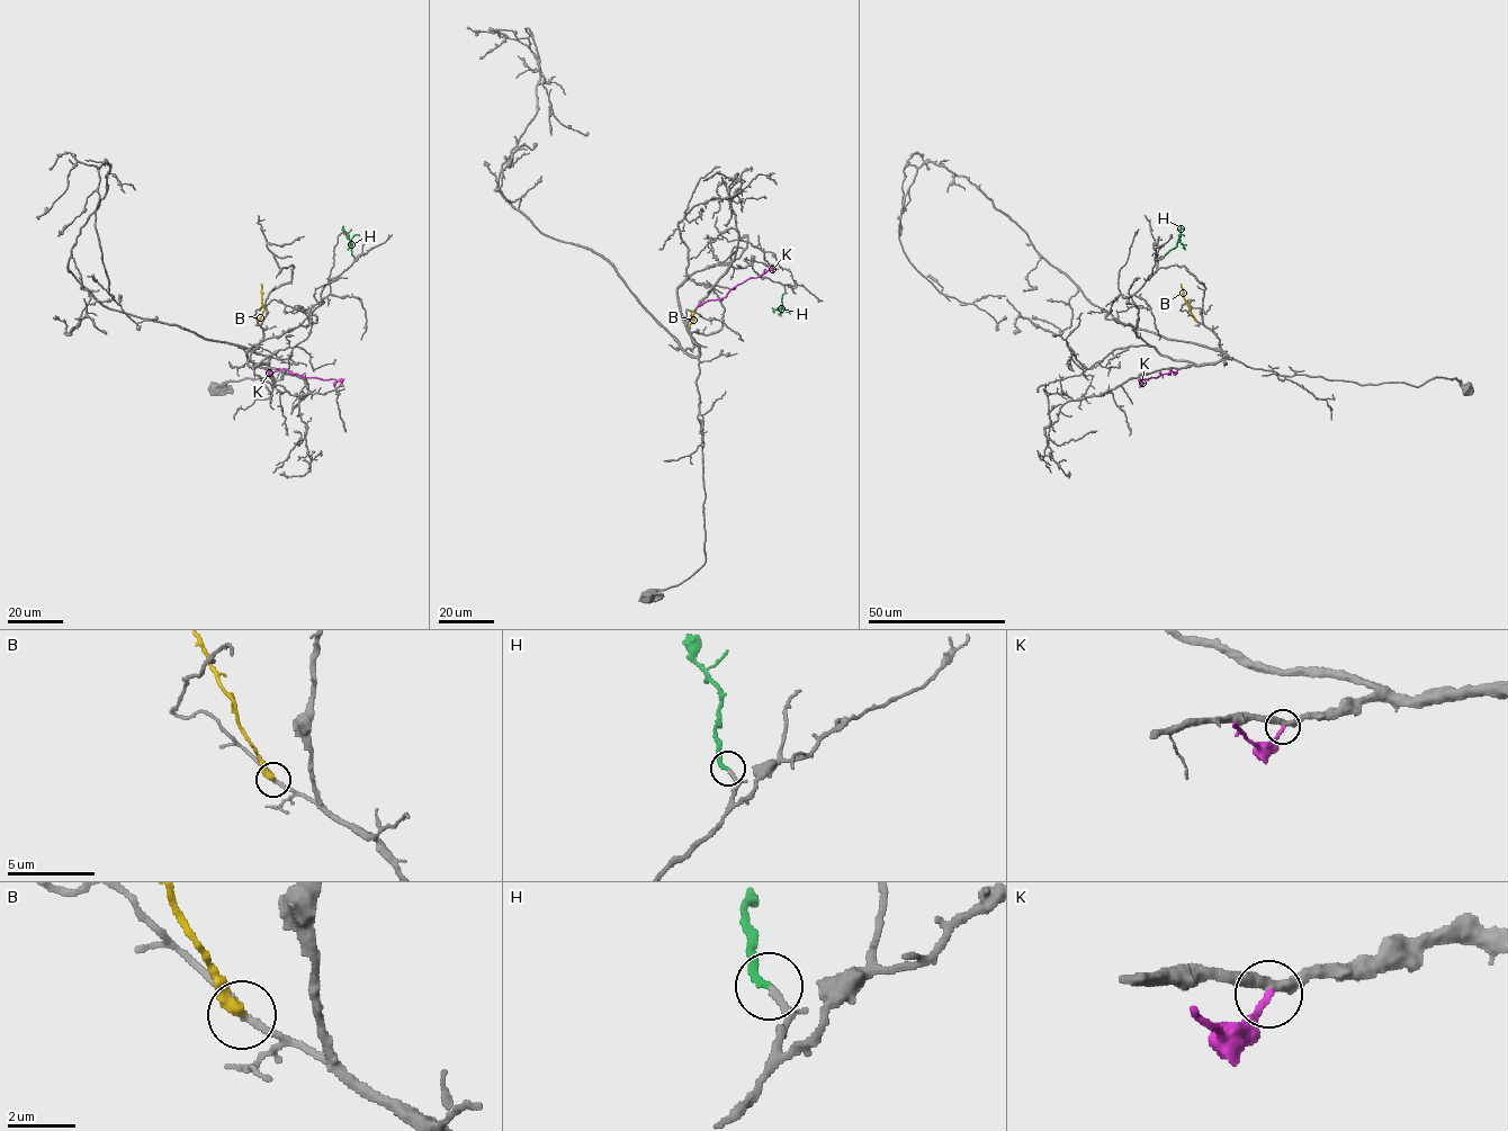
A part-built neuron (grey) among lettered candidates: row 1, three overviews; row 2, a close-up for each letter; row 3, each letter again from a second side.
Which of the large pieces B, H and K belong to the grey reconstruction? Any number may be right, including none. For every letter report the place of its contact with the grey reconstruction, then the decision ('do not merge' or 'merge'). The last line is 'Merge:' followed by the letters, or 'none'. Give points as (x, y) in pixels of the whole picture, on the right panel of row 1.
B: contact (1196, 321); do not merge
H: contact (1164, 256); merge
K: contact (1177, 369); do not merge
Merge: H

